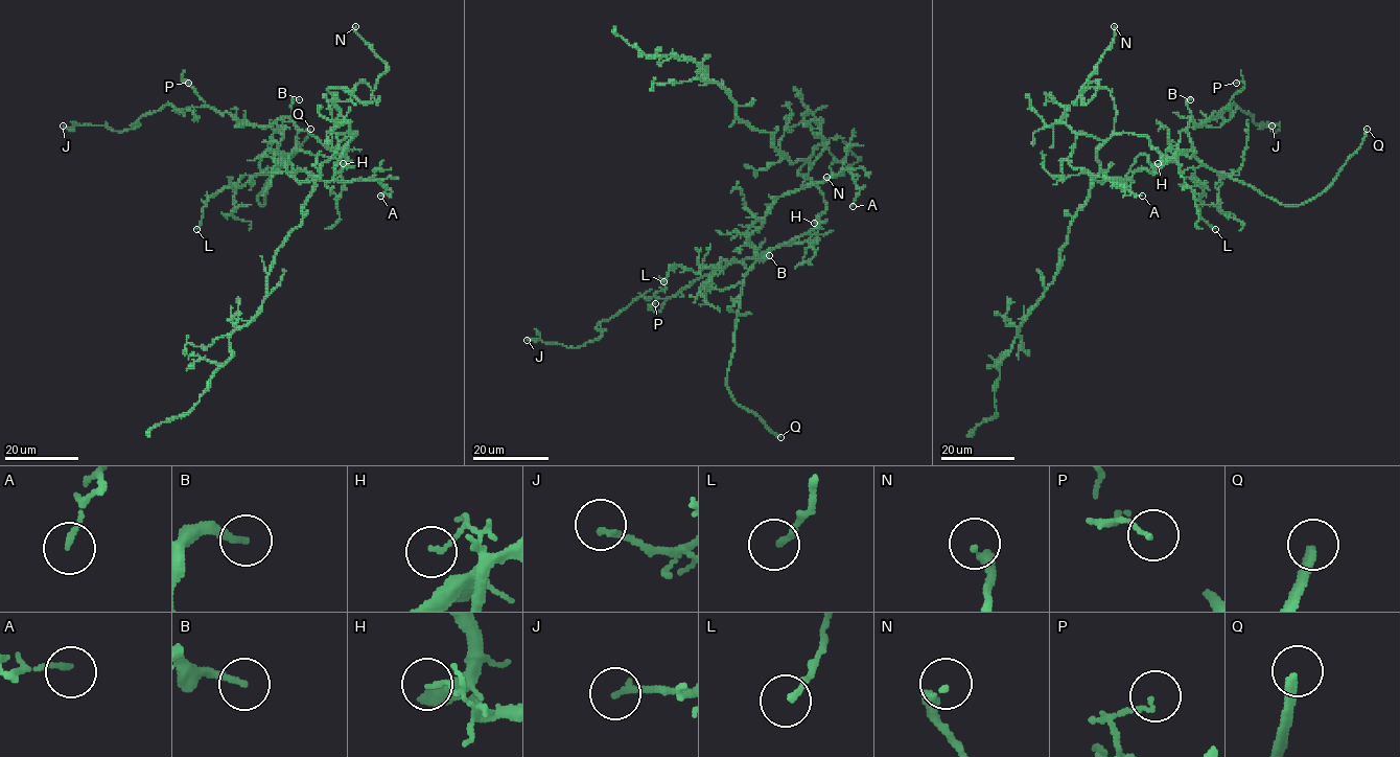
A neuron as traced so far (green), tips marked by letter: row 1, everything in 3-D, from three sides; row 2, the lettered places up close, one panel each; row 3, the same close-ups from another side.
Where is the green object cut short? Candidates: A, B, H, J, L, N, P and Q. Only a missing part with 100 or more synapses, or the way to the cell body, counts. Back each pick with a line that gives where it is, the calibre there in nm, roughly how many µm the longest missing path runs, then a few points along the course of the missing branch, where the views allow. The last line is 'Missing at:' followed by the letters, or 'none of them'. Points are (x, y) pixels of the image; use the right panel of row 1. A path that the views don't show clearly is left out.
Q: Place: (1367, 129). Thickness 240 nm. Missing length about 50 µm. Course of what is missing: (1367, 129), (1369, 99), (1361, 77), (1351, 67), (1351, 58), (1331, 17), (1322, 13)
Missing at: Q

